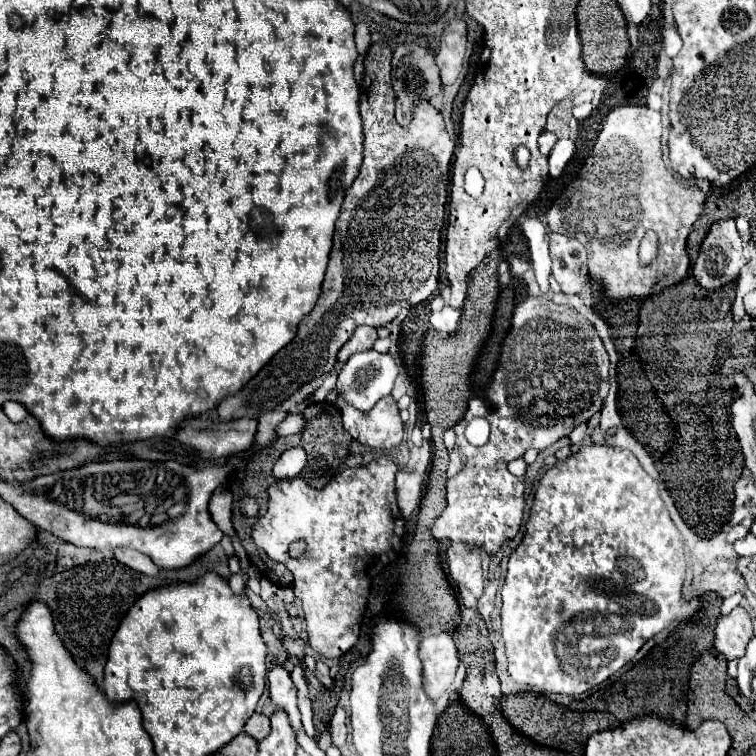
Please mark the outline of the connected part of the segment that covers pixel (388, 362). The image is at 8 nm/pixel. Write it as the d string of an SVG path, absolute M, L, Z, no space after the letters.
M374 349L354 353L338 373L338 381L336 381L338 397L336 397L334 405L340 411L344 407L354 407L362 413L368 413L376 405L376 401L380 401L384 395L388 395L392 391L396 375L398 375L398 367L392 359L392 355L382 355L382 353L376 353Z

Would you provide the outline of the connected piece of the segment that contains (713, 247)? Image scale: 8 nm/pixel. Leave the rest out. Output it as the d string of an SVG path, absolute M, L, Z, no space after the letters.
M734 219L712 223L700 245L698 261L692 267L696 281L706 289L716 289L734 281L744 265L742 239Z

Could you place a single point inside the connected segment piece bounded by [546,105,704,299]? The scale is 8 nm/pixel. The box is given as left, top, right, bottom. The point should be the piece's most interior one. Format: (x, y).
(624, 189)

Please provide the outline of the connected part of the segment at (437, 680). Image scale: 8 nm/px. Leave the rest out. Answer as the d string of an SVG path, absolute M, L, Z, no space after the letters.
M448 633L424 637L420 643L420 657L424 663L424 689L434 703L446 693L453 695L450 687L460 663L454 639Z

